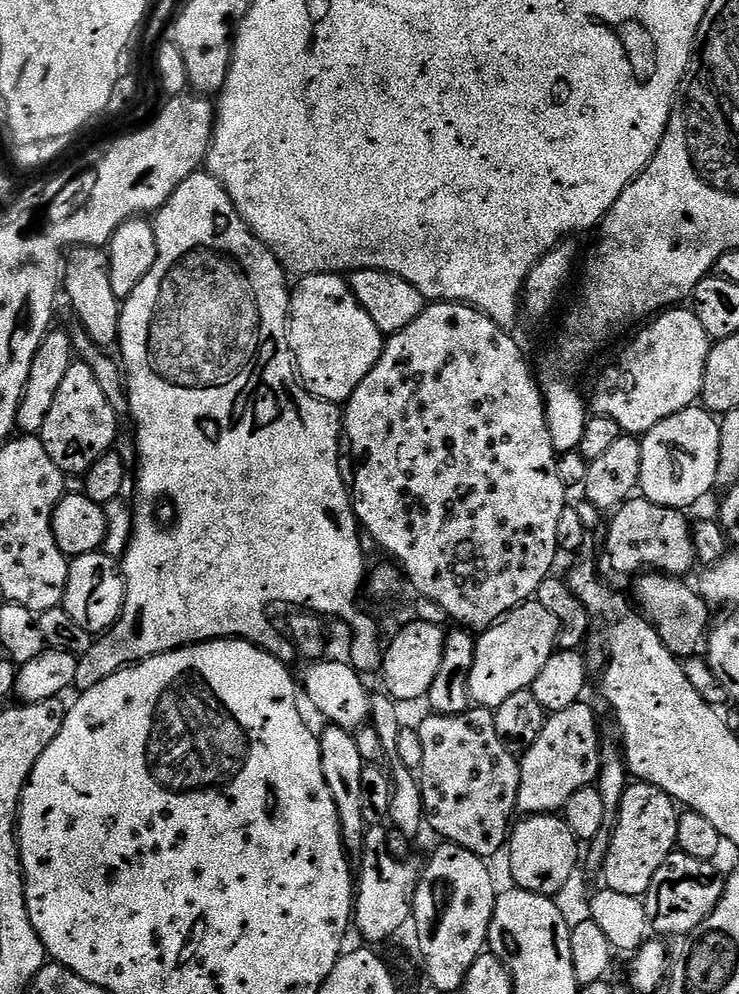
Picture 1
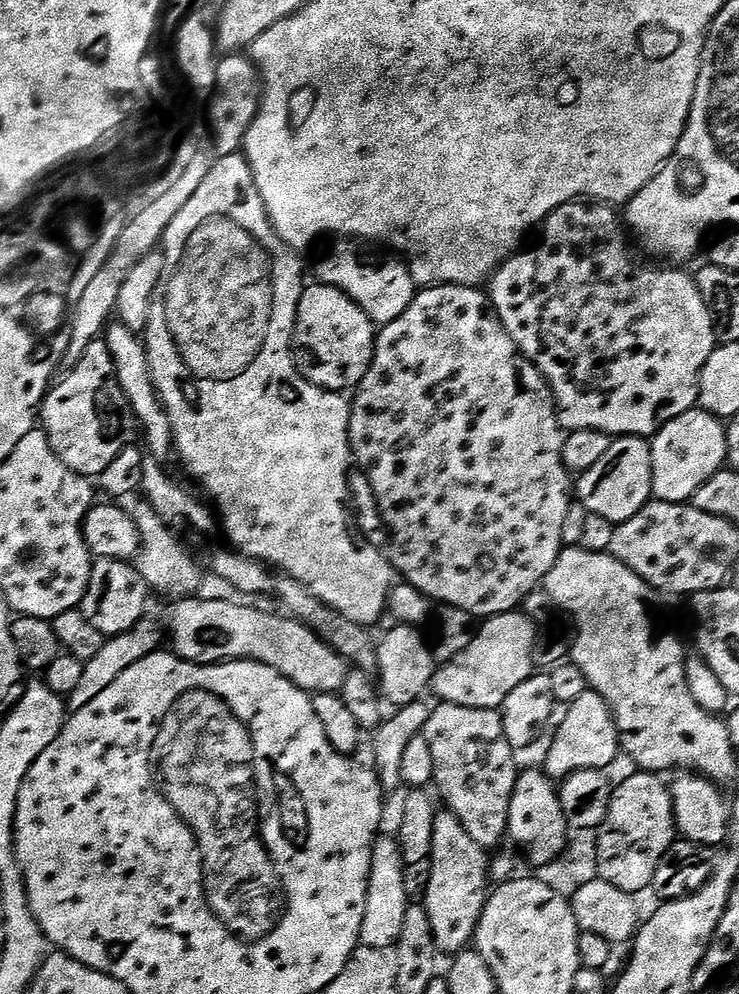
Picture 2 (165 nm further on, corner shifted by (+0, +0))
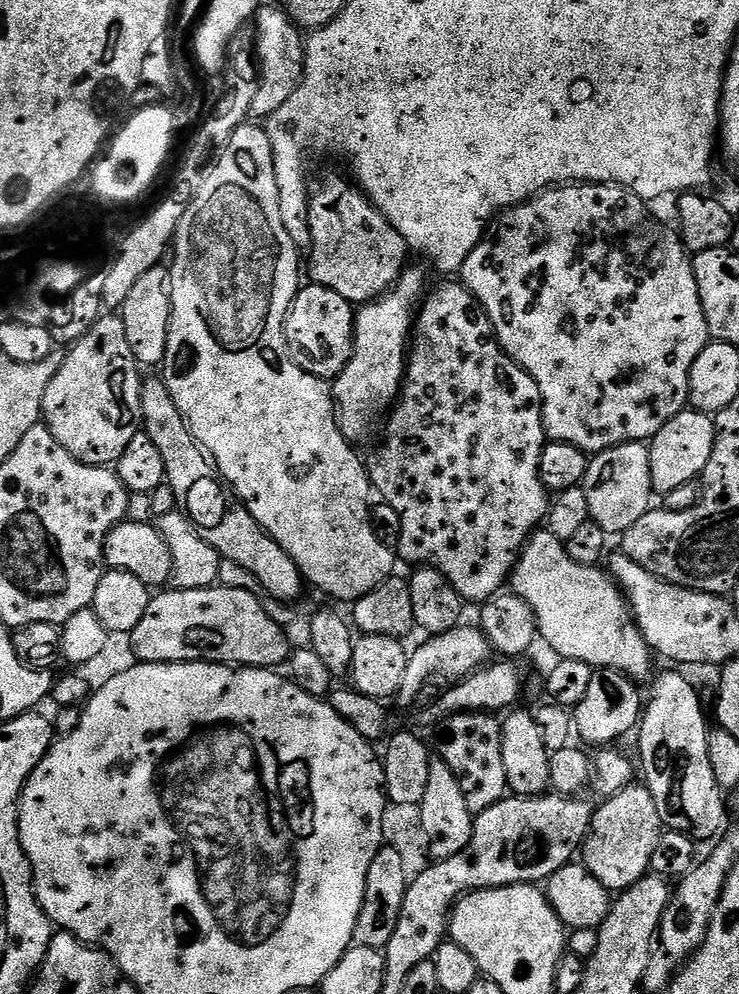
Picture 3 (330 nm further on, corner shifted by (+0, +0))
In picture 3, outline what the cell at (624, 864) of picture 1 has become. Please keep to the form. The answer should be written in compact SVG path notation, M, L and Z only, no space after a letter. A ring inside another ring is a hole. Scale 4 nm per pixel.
M629 786L618 794L607 797L601 808L597 807L592 814L592 825L588 828L588 835L582 845L582 863L609 893L619 894L625 892L630 886L634 886L642 877L649 875L654 850L658 850L658 842L662 835L662 825L658 806L654 806L654 798L647 786Z

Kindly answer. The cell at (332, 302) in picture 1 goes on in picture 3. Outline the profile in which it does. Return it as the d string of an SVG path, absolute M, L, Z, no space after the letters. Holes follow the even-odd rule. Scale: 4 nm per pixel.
M308 282L294 298L288 317L284 319L284 333L288 353L302 370L317 376L319 380L335 380L350 362L352 346L356 338L356 312L342 294L334 294L326 286Z

